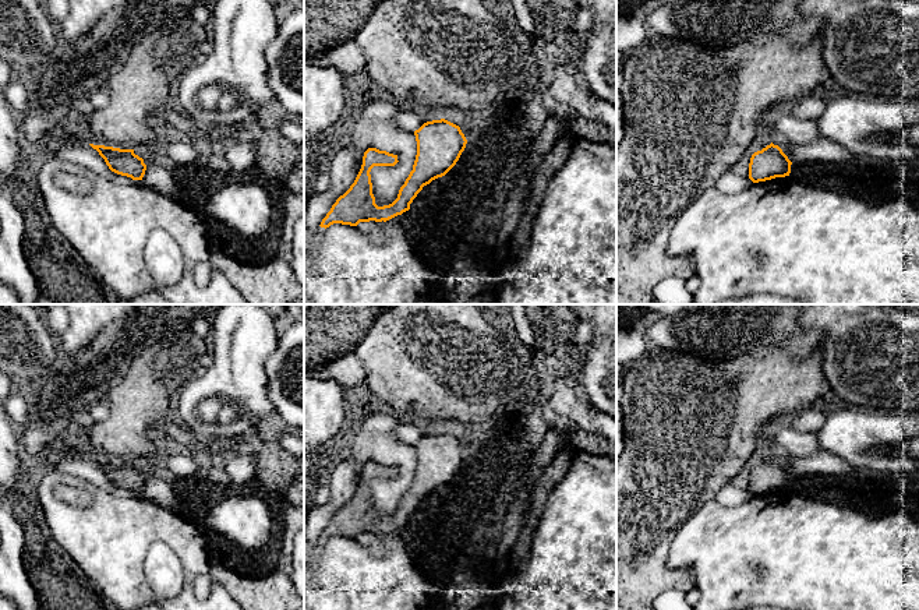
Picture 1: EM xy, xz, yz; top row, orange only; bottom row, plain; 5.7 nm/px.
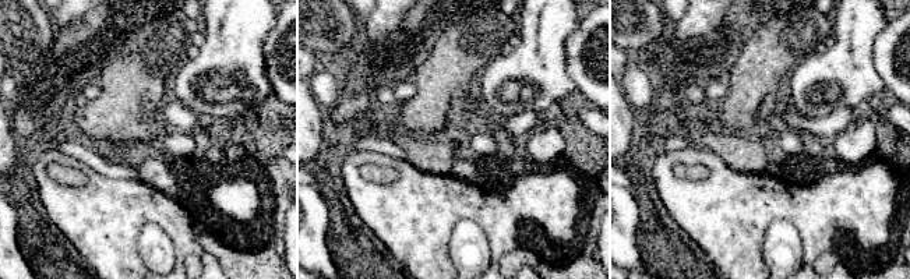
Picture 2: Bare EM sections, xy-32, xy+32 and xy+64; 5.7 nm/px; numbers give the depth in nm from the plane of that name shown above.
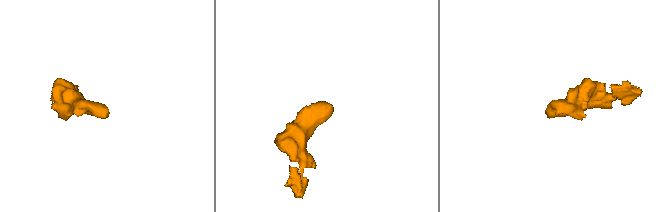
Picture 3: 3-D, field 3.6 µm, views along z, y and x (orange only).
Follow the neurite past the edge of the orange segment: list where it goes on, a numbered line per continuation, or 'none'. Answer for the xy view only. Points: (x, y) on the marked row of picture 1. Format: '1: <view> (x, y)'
none

